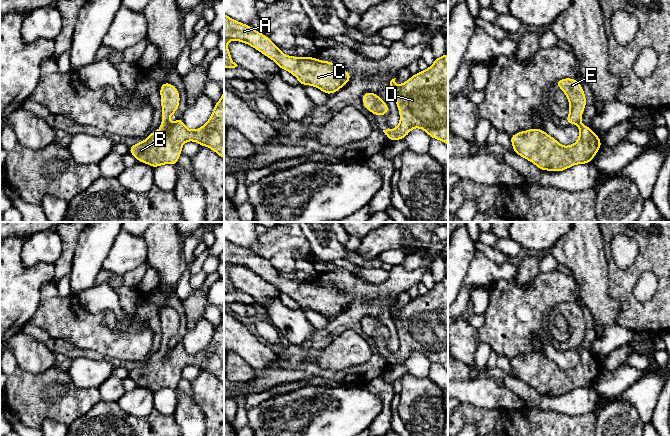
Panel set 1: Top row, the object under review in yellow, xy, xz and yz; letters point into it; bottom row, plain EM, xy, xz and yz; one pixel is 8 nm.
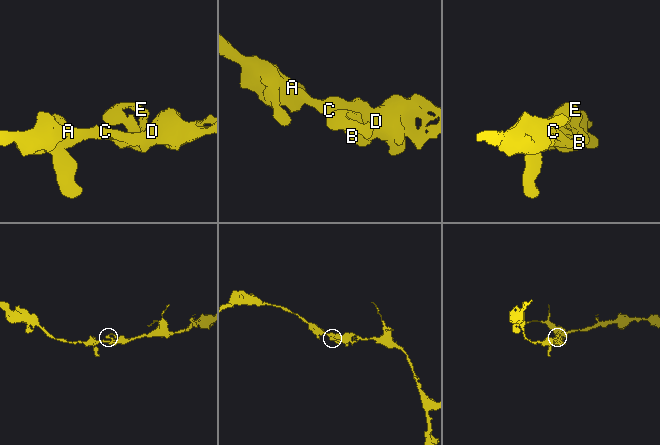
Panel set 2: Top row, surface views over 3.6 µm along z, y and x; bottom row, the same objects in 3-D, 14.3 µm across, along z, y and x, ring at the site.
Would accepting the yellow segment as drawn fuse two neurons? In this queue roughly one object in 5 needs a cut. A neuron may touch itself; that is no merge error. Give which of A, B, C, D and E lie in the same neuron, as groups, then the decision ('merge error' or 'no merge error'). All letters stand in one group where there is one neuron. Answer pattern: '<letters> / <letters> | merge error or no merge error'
A B C D E | no merge error

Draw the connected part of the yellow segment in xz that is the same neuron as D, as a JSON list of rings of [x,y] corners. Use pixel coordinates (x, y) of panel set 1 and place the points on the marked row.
[[[448,54],[436,57],[431,66],[400,86],[395,79],[390,88],[400,121],[395,129],[383,130],[387,139],[403,140],[413,128],[421,128],[448,146]]]

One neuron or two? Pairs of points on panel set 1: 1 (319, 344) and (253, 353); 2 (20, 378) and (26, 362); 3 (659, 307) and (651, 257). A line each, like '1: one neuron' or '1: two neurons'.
1: two neurons
2: two neurons
3: one neuron

